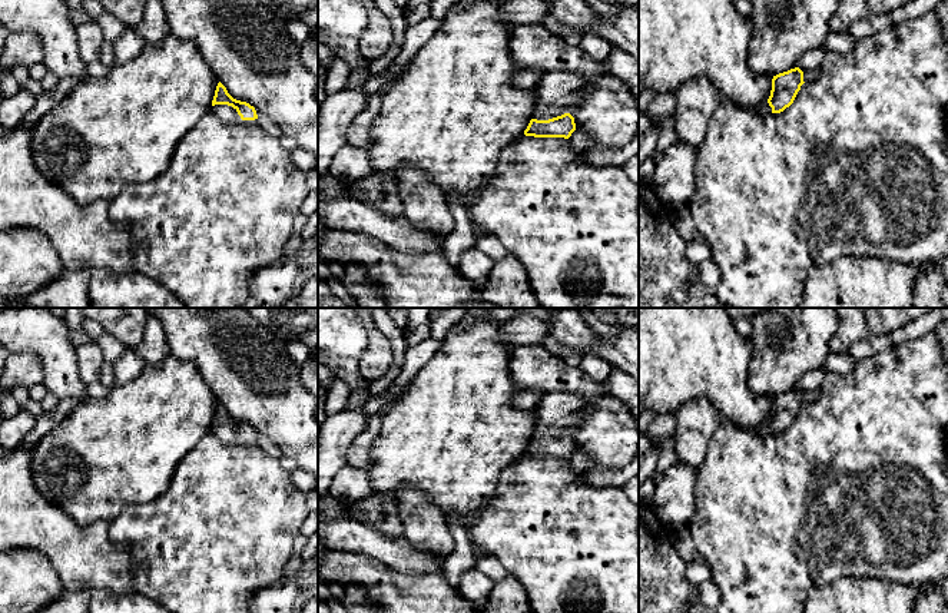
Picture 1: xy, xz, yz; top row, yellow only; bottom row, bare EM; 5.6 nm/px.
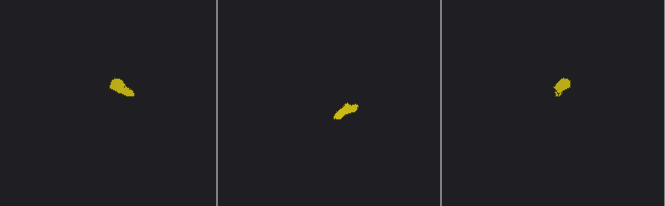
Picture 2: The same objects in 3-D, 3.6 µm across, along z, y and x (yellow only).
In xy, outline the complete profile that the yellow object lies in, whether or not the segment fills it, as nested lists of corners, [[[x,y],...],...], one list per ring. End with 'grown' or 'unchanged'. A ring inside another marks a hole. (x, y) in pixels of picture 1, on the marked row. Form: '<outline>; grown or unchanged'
[[[221,82],[216,86],[211,112],[225,123],[258,119],[255,107],[233,99]]]; grown

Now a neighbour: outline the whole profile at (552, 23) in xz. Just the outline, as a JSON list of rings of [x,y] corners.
[[[551,14],[544,19],[543,26],[548,29],[551,33],[561,37],[571,32],[576,32],[571,27],[561,23],[560,20],[557,20],[556,17],[553,17]]]

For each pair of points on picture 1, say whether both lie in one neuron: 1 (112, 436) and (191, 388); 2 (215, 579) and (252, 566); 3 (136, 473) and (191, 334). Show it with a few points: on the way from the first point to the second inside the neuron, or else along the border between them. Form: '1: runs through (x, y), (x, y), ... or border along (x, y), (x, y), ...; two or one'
1: runs through (132, 436), (146, 423), (151, 423), (171, 408); one
2: runs through (224, 570), (228, 566), (244, 566); one
3: border along (171, 354), (181, 360), (188, 360), (205, 384); two

